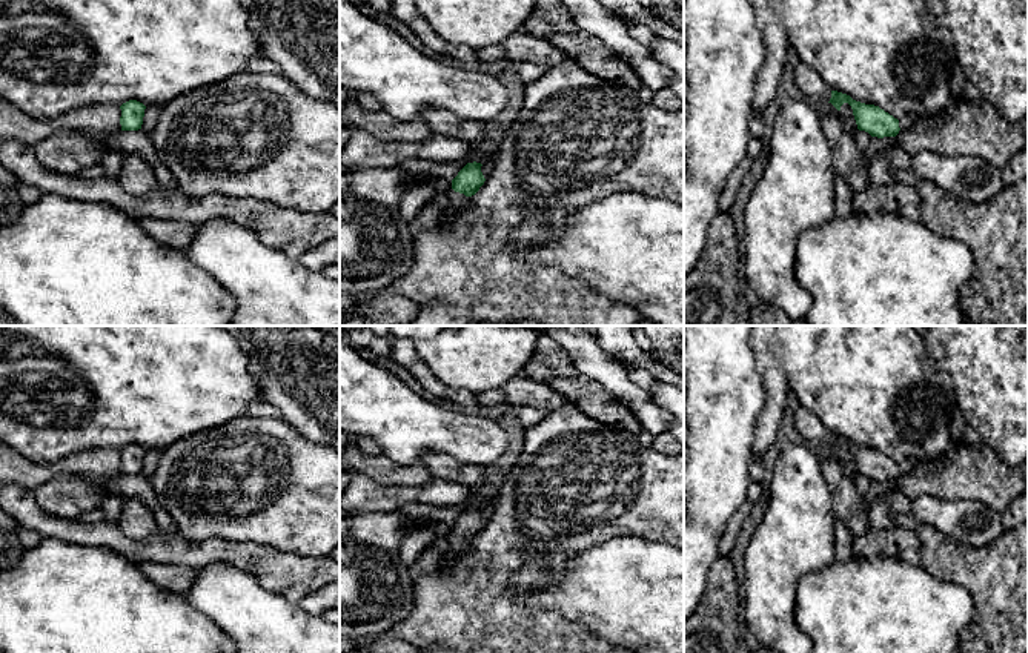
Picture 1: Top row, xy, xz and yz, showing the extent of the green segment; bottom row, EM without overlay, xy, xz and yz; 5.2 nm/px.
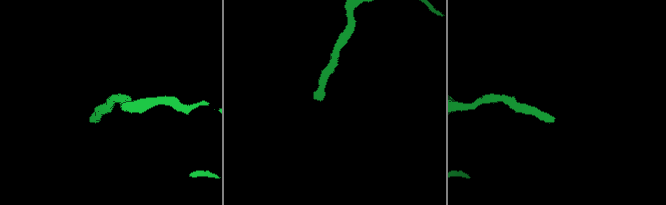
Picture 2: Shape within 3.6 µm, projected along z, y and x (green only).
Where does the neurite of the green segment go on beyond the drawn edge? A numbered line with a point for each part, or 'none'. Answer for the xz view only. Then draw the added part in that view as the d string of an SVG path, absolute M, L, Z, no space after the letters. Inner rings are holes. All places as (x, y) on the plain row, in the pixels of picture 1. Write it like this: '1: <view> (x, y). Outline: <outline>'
1: xz (458, 546). Outline: M453 533L449 536L450 541L450 547L447 550L447 553L444 555L443 561L441 561L441 568L443 570L449 570L449 564L459 556L461 553L466 552L469 541L466 541L464 538L455 536Z

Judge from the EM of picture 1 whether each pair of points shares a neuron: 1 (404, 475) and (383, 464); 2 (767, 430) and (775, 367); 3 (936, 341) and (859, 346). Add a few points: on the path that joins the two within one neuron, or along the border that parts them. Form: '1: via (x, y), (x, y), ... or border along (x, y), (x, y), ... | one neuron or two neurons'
1: via (400, 475), (394, 475), (387, 469) | one neuron
2: via (772, 415), (775, 383) | one neuron
3: border along (922, 341), (927, 352), (945, 371) | two neurons

